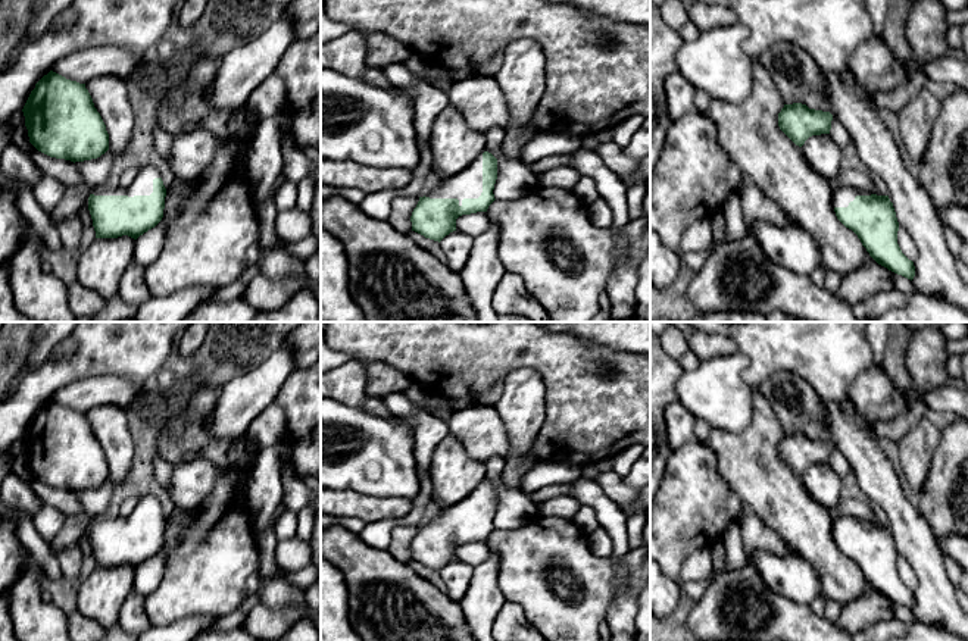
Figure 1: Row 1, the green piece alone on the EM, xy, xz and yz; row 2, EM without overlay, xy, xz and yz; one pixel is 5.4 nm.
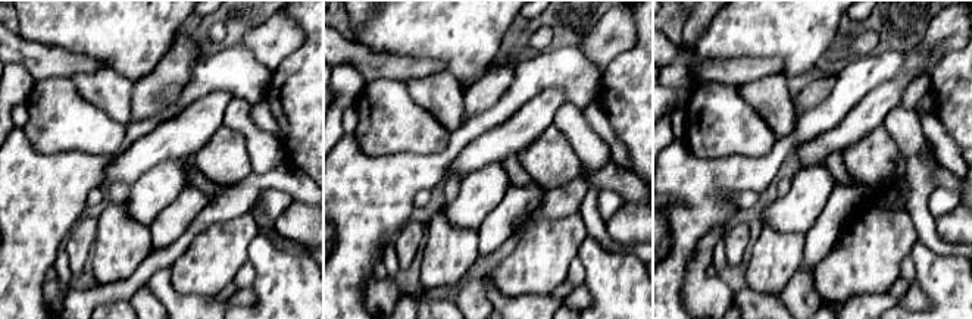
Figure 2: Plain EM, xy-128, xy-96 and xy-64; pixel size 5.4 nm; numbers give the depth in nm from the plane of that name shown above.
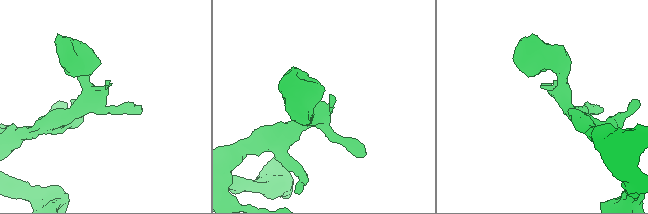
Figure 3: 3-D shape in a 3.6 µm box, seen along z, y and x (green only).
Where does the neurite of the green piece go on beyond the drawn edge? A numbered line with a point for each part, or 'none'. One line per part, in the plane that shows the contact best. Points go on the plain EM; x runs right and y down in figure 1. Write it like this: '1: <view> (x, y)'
1: xz (468, 513)

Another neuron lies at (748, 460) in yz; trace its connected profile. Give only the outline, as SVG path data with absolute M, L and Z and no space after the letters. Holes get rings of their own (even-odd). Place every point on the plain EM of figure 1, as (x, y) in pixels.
M752 387L752 420L741 432L712 428L708 440L721 476L768 528L809 562L819 575L822 597L840 607L871 594L858 565L836 545L828 507L819 504L778 456L784 429L772 407Z

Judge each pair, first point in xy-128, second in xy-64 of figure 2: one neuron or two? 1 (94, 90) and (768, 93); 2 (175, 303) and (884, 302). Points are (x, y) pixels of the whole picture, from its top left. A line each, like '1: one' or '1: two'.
1: one
2: one

